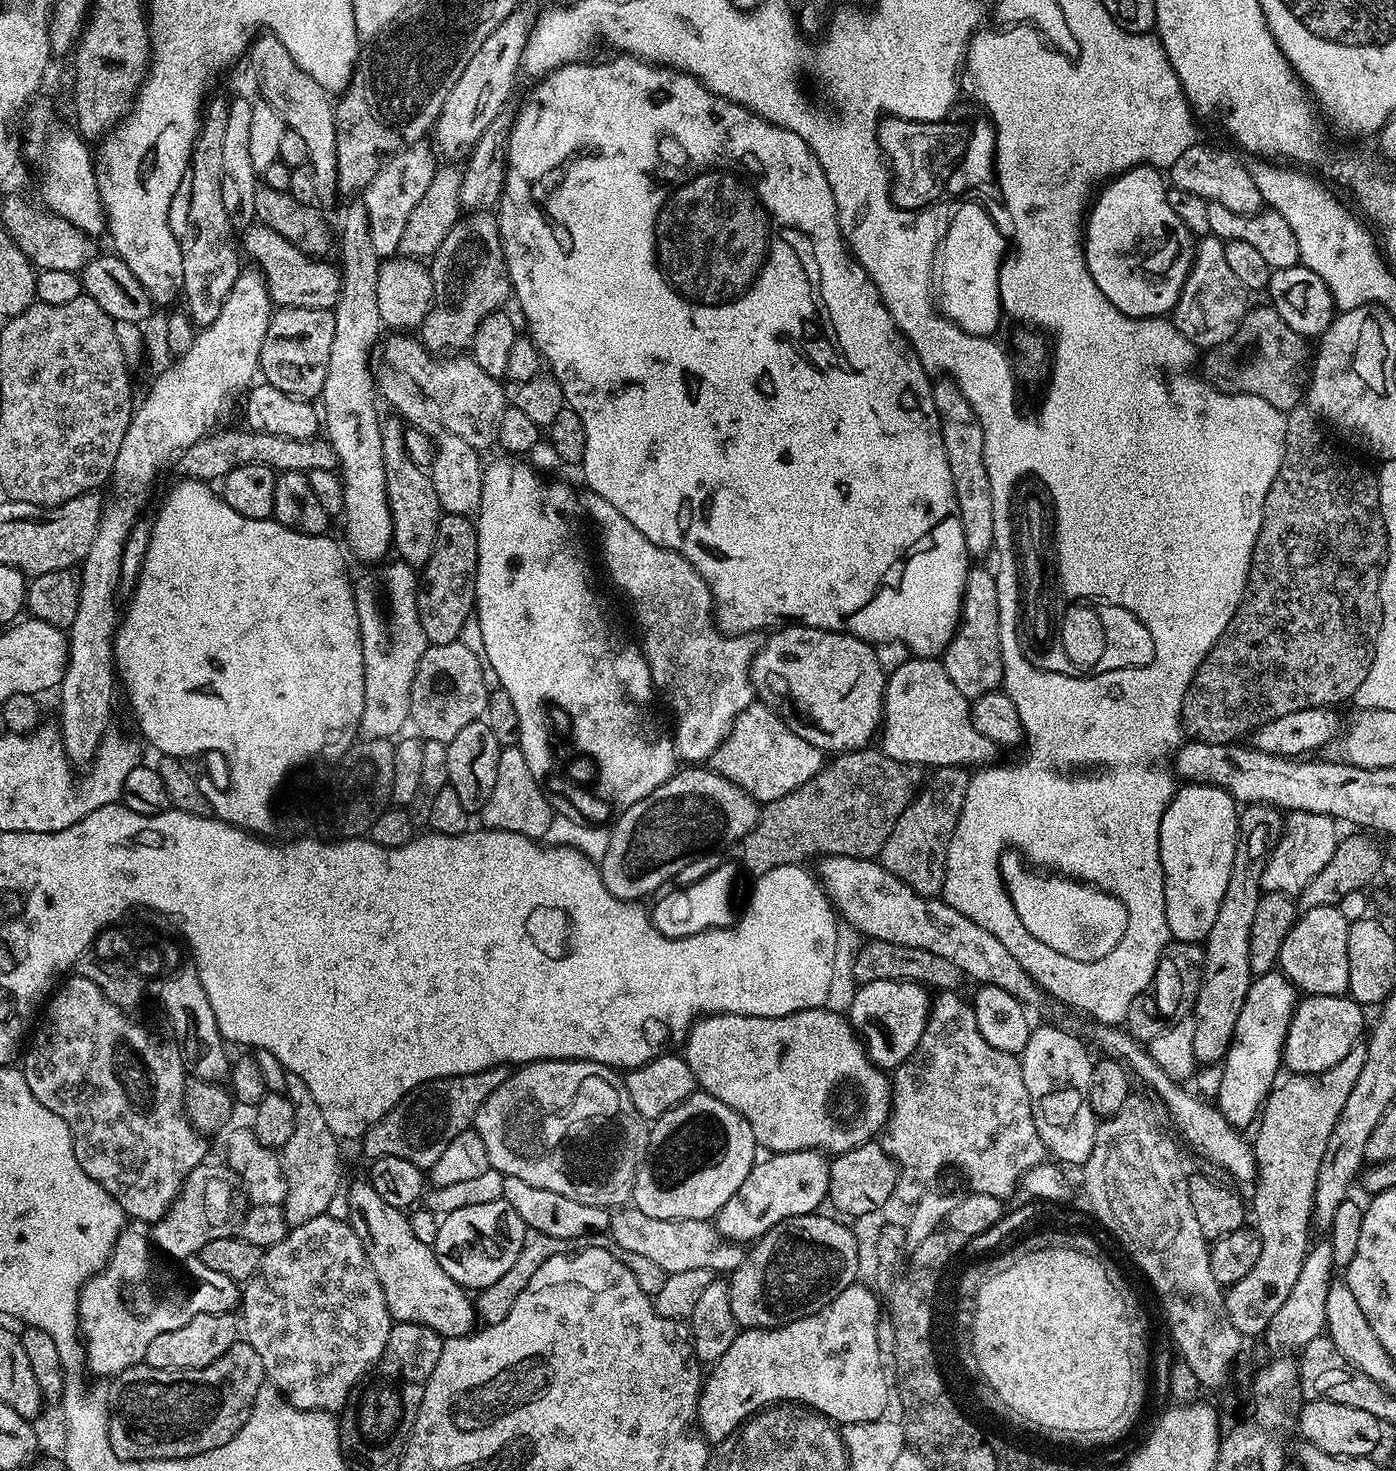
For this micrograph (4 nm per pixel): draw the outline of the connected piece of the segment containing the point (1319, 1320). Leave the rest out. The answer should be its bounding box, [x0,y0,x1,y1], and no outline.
[1262,1242,1334,1354]

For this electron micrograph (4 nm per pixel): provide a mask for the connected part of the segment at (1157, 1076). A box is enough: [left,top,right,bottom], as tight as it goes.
[1096,1025,1256,1183]

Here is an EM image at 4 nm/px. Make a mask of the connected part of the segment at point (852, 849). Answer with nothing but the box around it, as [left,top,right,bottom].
[740,746,924,876]

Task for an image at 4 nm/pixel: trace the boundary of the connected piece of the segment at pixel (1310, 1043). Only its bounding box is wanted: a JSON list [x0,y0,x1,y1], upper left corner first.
[1283,996,1365,1076]

